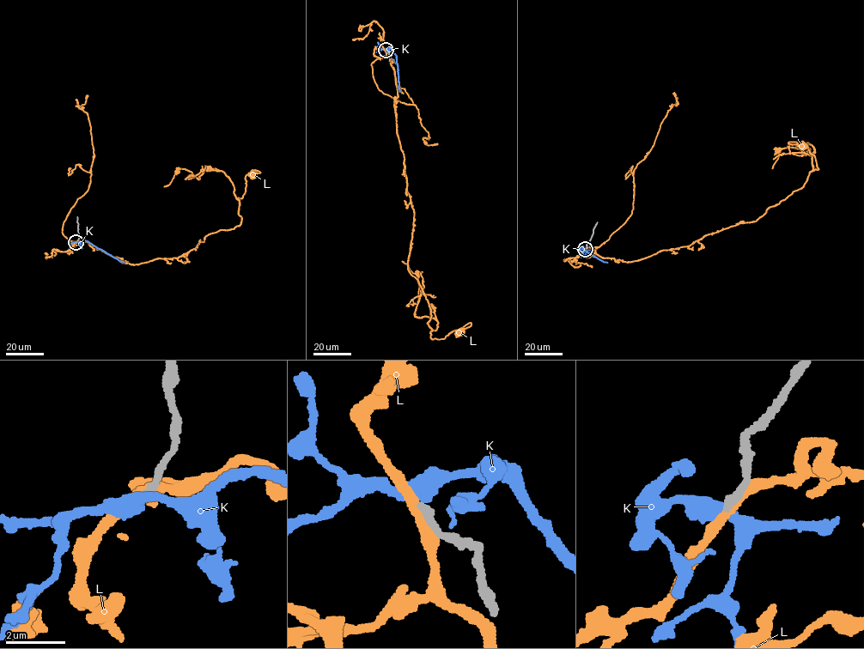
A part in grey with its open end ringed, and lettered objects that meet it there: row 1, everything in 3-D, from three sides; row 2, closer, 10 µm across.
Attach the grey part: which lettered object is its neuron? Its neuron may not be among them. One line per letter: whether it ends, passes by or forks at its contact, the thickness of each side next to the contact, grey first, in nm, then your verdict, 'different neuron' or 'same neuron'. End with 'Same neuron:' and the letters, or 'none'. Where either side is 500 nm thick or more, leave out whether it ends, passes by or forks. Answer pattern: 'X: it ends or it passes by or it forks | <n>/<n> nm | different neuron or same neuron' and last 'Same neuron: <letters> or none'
K: it passes by | 280/480 nm | different neuron
L: it passes by | 360/340 nm | different neuron
Same neuron: none

